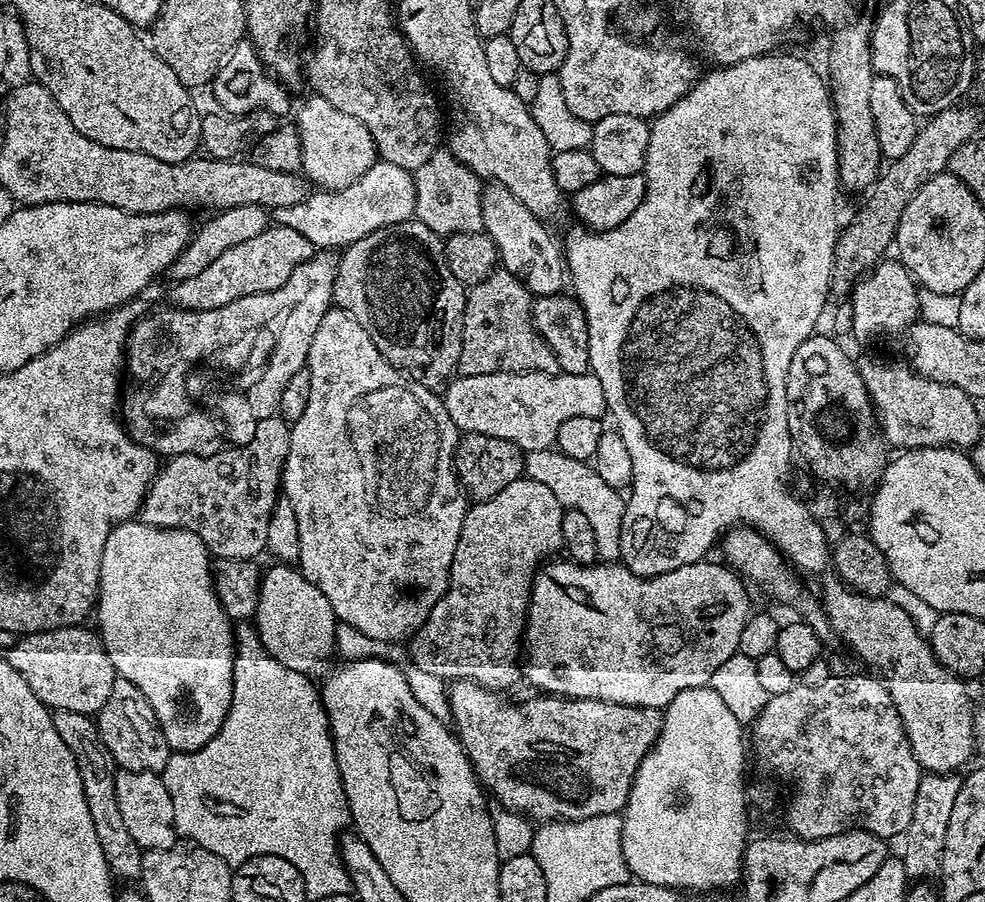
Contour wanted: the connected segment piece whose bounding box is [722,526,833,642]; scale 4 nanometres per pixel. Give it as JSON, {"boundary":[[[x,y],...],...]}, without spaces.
{"boundary":[[[737,526],[729,528],[723,533],[722,545],[724,544],[723,559],[737,573],[740,573],[745,579],[753,580],[760,584],[776,600],[781,600],[784,604],[789,604],[792,608],[797,608],[799,619],[811,626],[818,634],[821,642],[827,641],[828,636],[833,635],[832,627],[828,624],[828,615],[824,612],[824,605],[819,599],[804,593],[804,588],[800,585],[801,577],[794,571],[793,565],[789,563],[783,552],[772,545],[772,541],[767,536],[763,536],[756,528],[747,526]]]}

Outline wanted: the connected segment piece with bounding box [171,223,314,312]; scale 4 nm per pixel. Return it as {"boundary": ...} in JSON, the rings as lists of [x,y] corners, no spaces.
{"boundary":[[[277,223],[262,230],[262,234],[226,250],[219,258],[214,258],[206,270],[194,274],[194,278],[175,281],[171,285],[171,303],[178,308],[193,308],[195,312],[201,312],[226,306],[243,296],[278,290],[278,286],[282,286],[282,282],[286,282],[302,262],[310,259],[313,251],[313,244],[299,228],[291,223]]]}

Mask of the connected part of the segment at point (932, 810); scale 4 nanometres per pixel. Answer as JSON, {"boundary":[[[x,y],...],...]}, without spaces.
{"boundary":[[[956,774],[921,775],[918,798],[914,798],[914,814],[907,832],[902,836],[904,869],[913,881],[931,881],[940,871],[942,850],[946,846],[946,830],[950,826],[950,814],[954,811],[954,798],[958,798],[960,781],[961,777]]]}

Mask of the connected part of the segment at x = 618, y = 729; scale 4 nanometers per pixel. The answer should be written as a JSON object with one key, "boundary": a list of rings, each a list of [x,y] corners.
{"boundary":[[[453,680],[448,688],[448,705],[452,711],[450,717],[454,725],[454,731],[468,755],[468,760],[472,764],[472,769],[476,772],[476,779],[494,797],[495,803],[501,808],[507,808],[510,812],[515,812],[533,822],[551,822],[553,820],[585,820],[591,816],[601,816],[610,814],[615,816],[623,813],[630,790],[634,782],[634,776],[642,758],[652,751],[656,745],[658,734],[662,730],[664,713],[659,708],[635,708],[625,704],[615,704],[605,700],[570,700],[567,696],[554,696],[551,694],[536,694],[533,700],[524,700],[521,704],[515,704],[512,700],[507,700],[503,691],[487,688],[481,684],[476,684],[472,680]]]}

